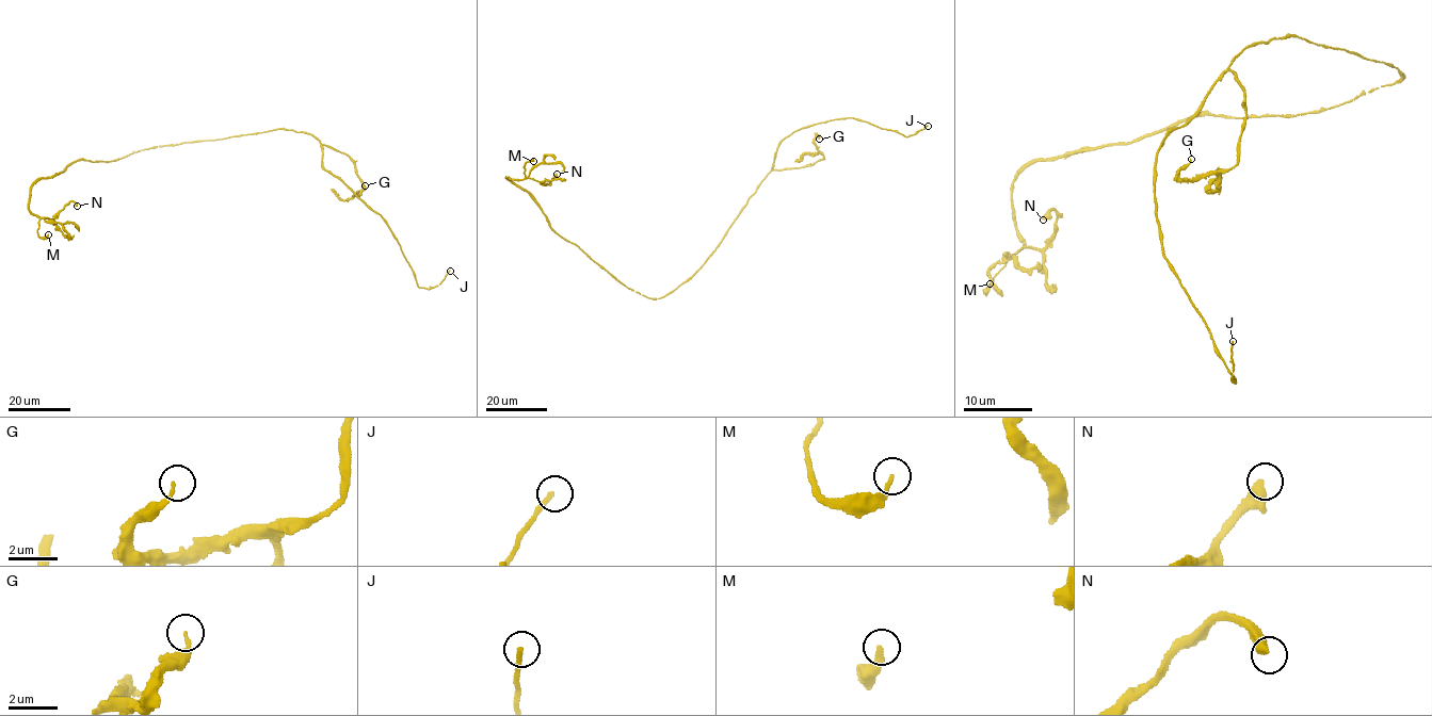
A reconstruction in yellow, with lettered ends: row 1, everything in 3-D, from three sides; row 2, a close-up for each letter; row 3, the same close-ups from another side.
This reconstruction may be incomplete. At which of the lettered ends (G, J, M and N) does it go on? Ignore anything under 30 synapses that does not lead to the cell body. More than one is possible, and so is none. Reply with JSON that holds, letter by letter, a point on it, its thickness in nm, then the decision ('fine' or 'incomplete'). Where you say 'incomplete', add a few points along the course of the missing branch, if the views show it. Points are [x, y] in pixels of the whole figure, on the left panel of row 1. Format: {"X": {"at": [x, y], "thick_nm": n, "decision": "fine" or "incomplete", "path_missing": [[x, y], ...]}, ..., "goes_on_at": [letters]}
{"G": {"at": [365, 185], "thick_nm": 150, "decision": "fine"}, "J": {"at": [450, 271], "thick_nm": 200, "decision": "fine"}, "M": {"at": [48, 234], "thick_nm": 200, "decision": "fine"}, "N": {"at": [77, 206], "thick_nm": 320, "decision": "fine"}, "goes_on_at": []}

